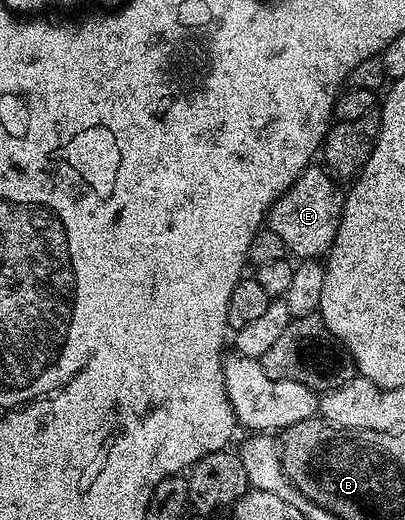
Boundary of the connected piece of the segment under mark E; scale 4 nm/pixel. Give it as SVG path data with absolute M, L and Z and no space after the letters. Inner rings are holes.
M317 165L307 166L300 177L270 205L268 228L284 240L287 251L295 254L298 260L314 260L329 254L342 219L343 191L338 191L339 183L321 165Z

